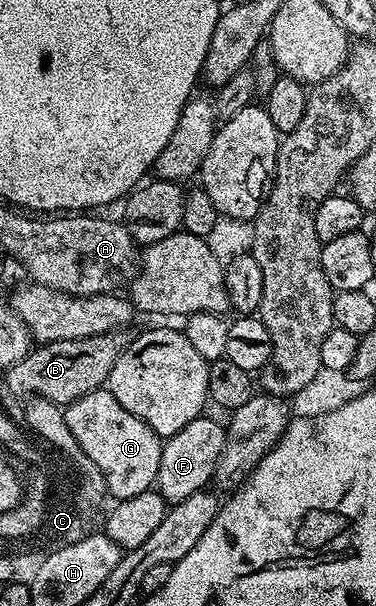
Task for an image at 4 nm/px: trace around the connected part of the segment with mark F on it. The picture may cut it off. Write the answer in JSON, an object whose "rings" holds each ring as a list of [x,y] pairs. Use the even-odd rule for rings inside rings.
{"rings":[[[206,417],[193,418],[184,424],[184,428],[180,428],[180,432],[163,441],[156,491],[167,504],[188,500],[188,496],[211,485],[216,460],[220,460],[220,452],[224,448],[226,427],[221,421],[218,423],[216,419]]]}

